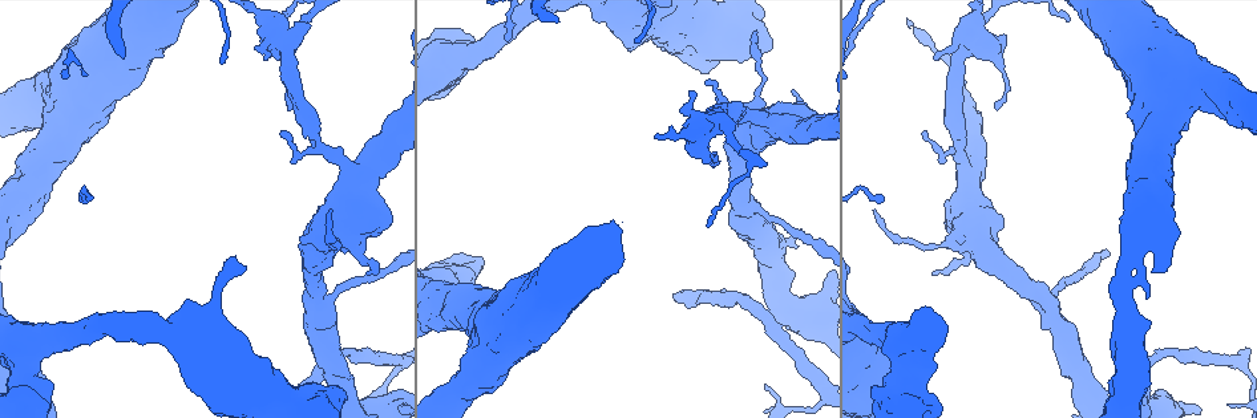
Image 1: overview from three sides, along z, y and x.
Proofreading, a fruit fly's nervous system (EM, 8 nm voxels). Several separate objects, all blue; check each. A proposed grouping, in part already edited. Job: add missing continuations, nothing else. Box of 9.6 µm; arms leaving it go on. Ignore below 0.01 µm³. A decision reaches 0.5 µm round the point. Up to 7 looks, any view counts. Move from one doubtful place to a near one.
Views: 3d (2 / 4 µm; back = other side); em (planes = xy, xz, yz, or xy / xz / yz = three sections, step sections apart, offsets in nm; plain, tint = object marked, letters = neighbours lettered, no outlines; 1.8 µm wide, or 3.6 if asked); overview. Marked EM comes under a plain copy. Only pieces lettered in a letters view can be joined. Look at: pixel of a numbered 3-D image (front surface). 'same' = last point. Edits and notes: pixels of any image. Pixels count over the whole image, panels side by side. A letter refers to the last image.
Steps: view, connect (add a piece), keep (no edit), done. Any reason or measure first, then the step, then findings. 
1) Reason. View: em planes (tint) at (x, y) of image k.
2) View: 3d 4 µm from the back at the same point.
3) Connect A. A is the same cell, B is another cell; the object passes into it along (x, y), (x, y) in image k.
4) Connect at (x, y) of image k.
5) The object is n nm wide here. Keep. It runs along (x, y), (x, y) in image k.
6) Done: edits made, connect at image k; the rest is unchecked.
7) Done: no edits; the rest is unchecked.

Three arms meet. View: em yz step 16 (tint) at (323, 146) of image 1.

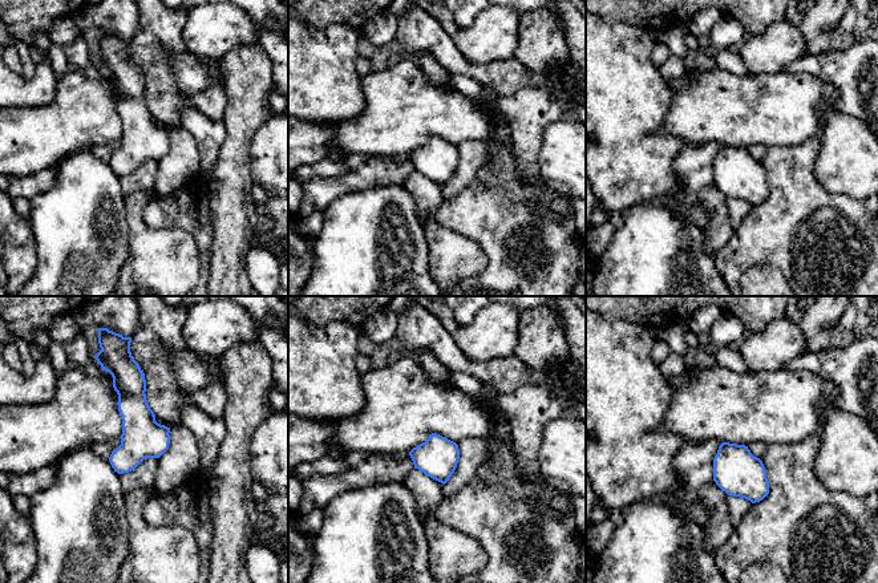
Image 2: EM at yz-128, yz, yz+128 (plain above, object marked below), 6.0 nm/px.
View: em planes (letters) at the same point.

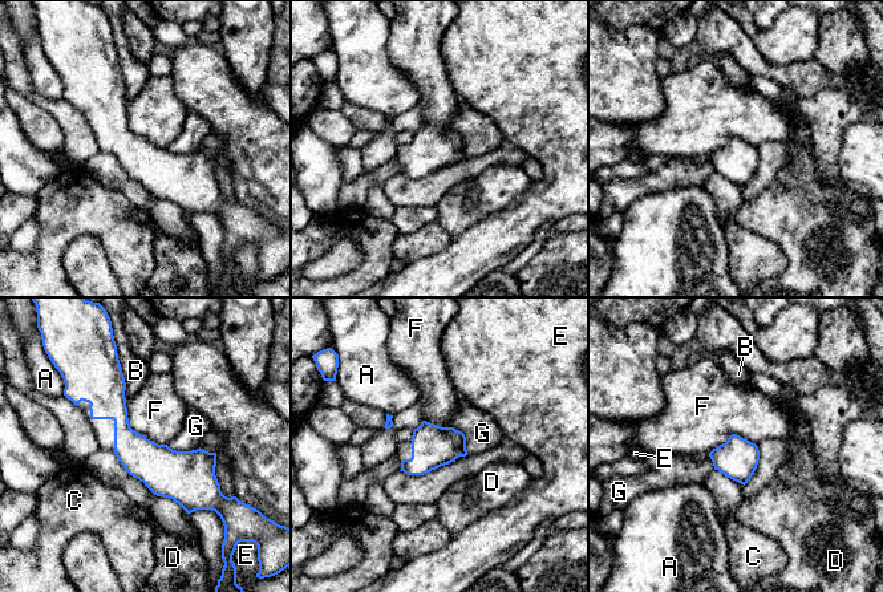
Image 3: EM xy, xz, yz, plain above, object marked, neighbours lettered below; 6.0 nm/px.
Keep. A, B, C, D, E, F and G are other cells; it runs along (114, 372), (122, 433), (193, 507) in image 3; none of them fits.

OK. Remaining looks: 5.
Free end. View: em planes (letters) at (795, 90) of image 1.

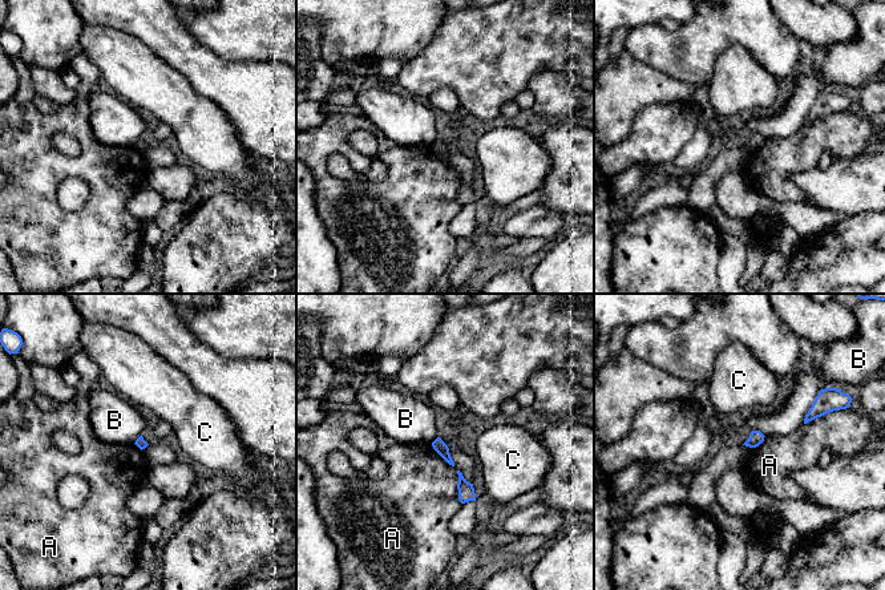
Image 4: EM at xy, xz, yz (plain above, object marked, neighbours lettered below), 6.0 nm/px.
Keep. A, B and C are other cells; a border runs along (456, 471), (457, 498), (461, 504) in image 4; no lettered piece goes on from it.

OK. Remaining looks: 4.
Thick turns thin. View: 3d 4 µm at (339, 393) of image 1.

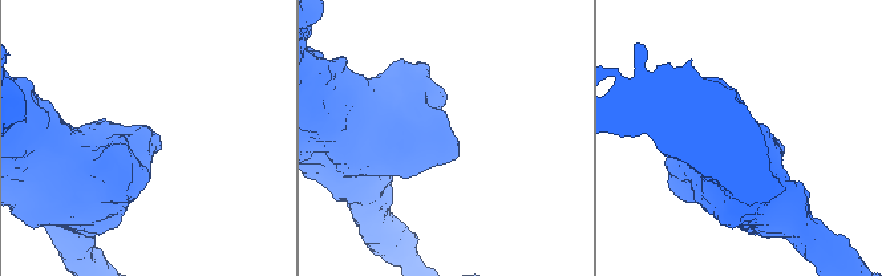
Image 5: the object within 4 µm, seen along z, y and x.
Need the tissue. View: em 3.6 µm planes (letters) at (445, 139) of image 5.

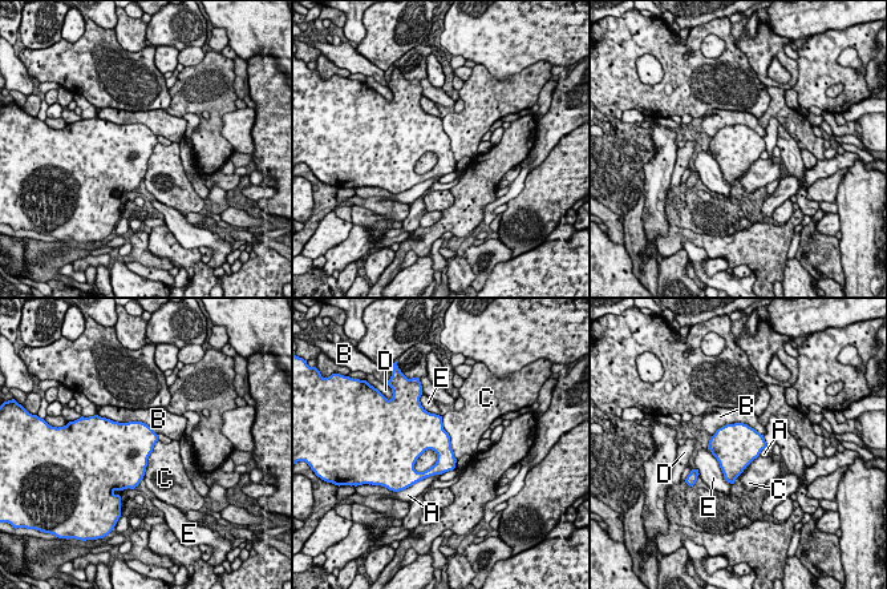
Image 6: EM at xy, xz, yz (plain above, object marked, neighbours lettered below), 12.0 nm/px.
Keep. A, B, C, D and E are other cells; no lettered piece goes on from it.

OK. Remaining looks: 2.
Done: no edits; the rest is unchecked.

